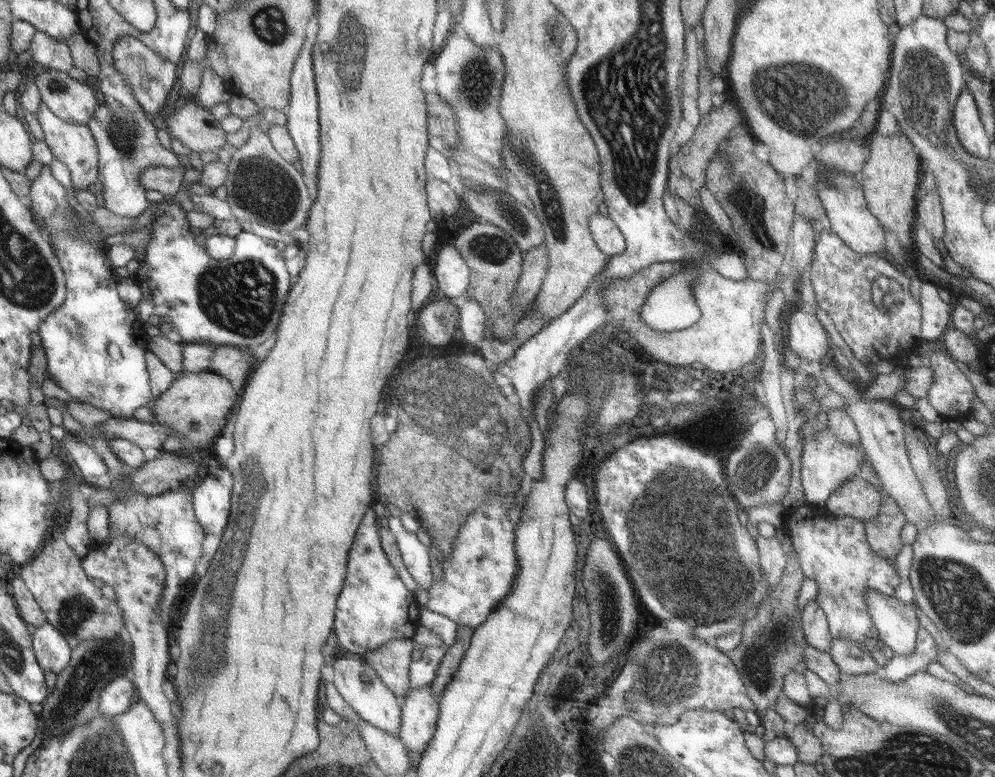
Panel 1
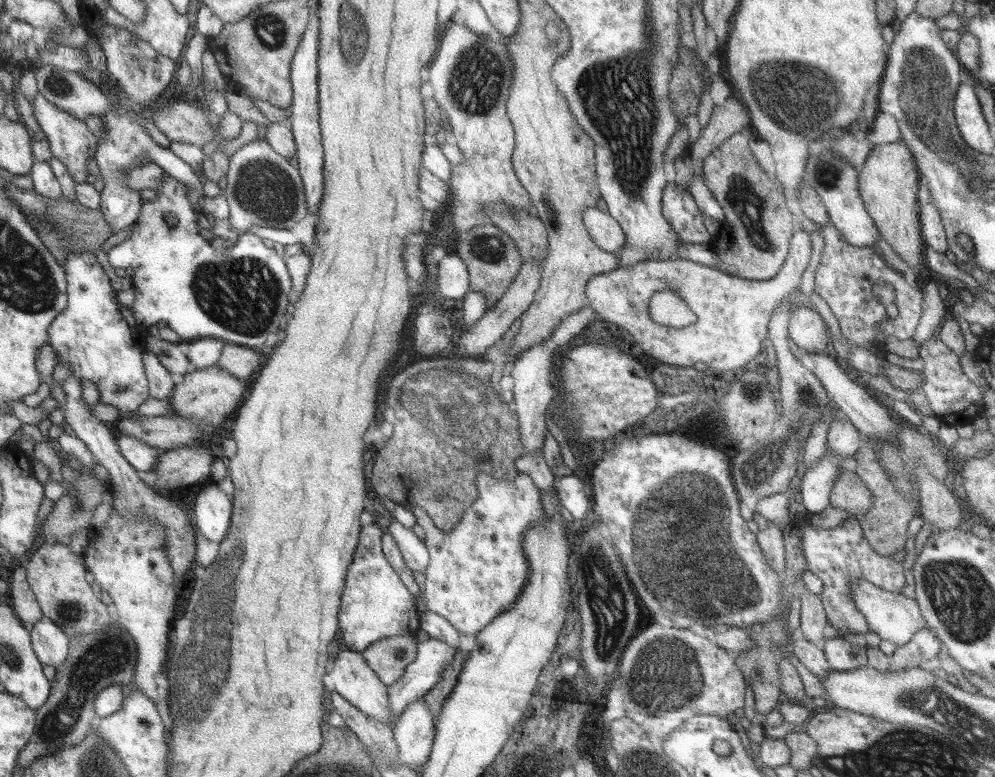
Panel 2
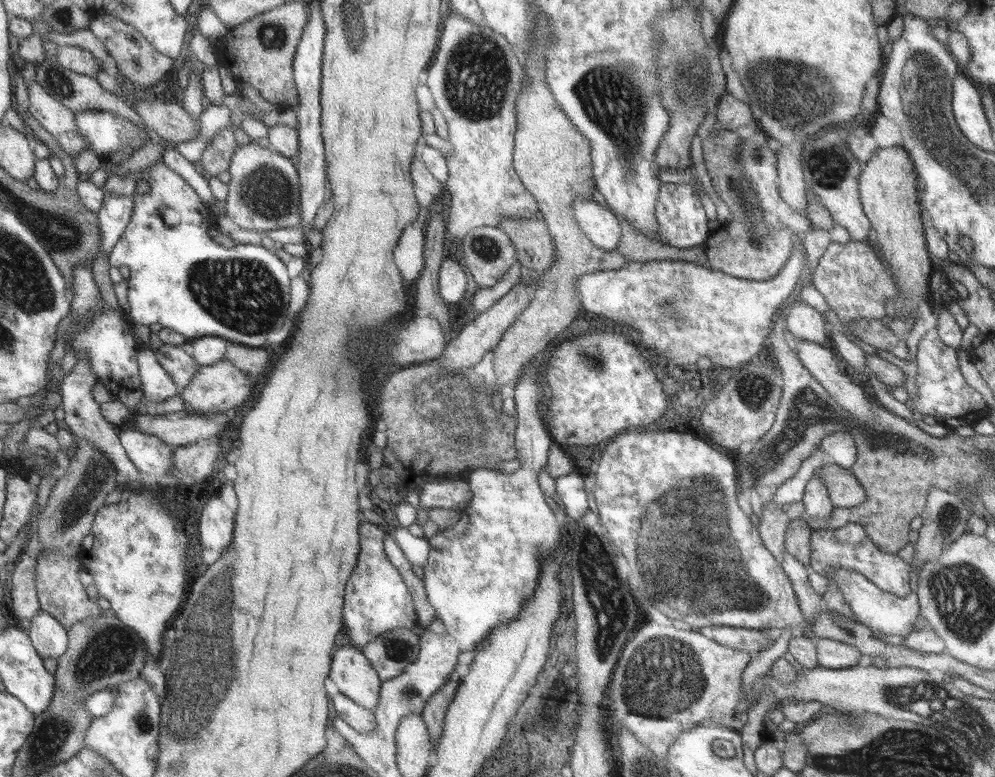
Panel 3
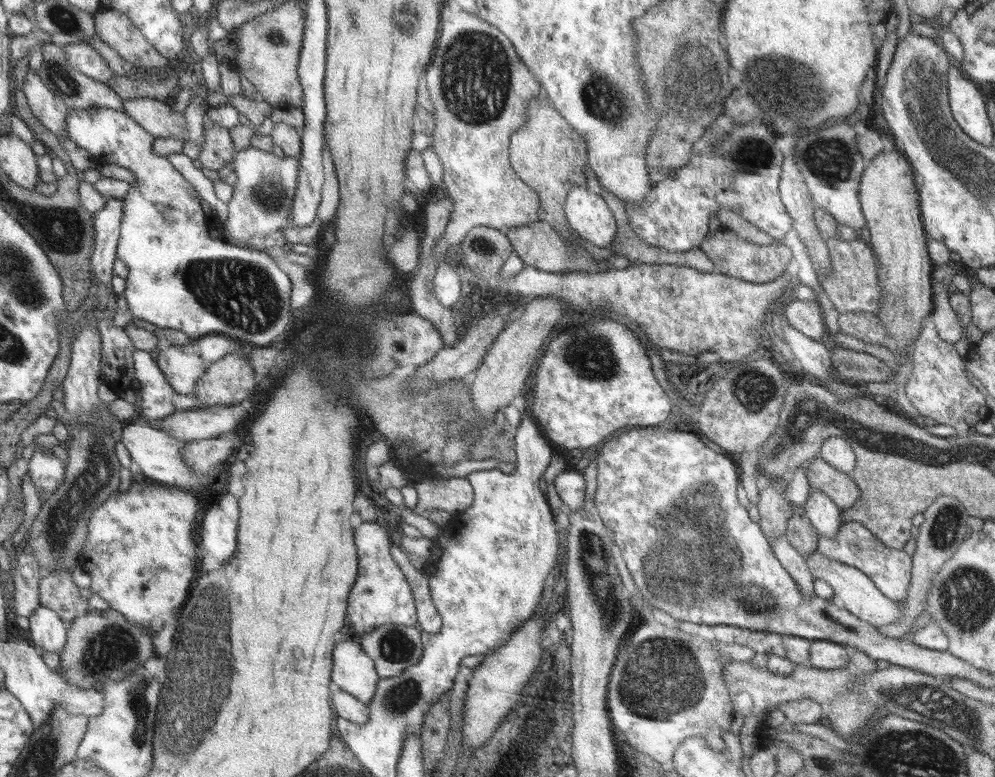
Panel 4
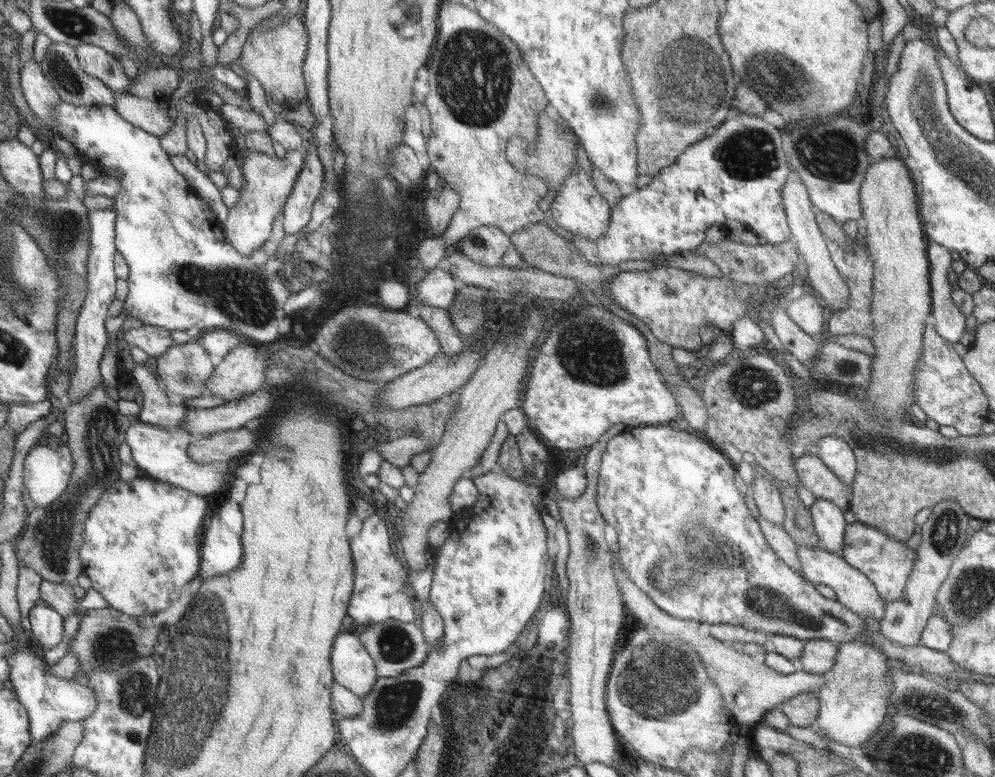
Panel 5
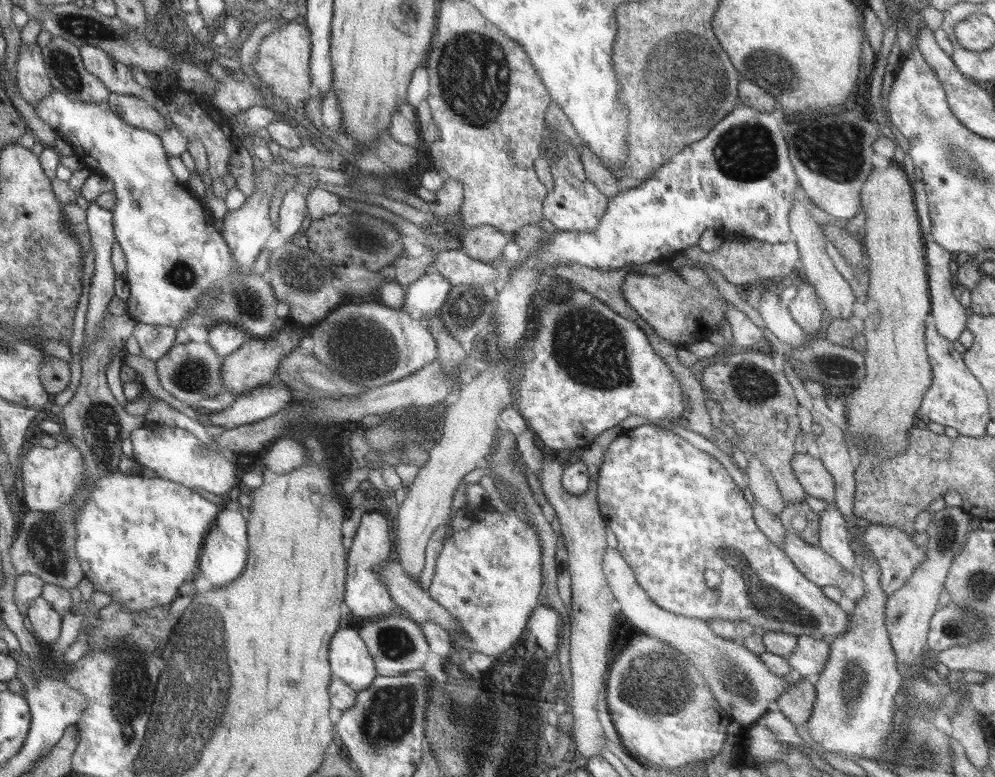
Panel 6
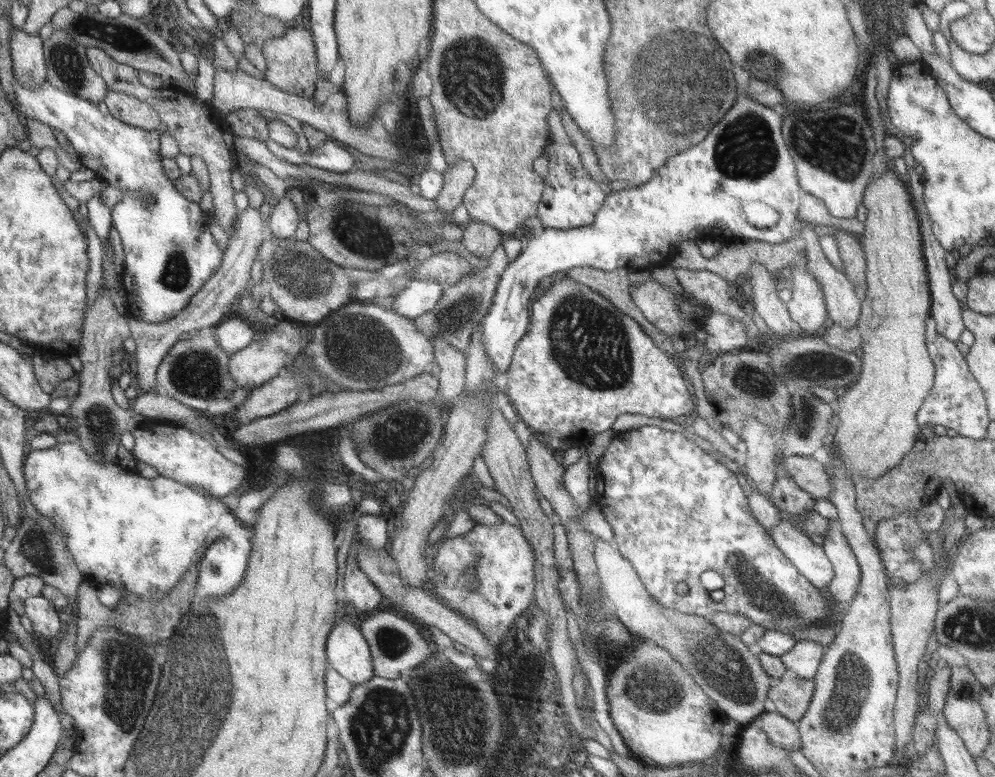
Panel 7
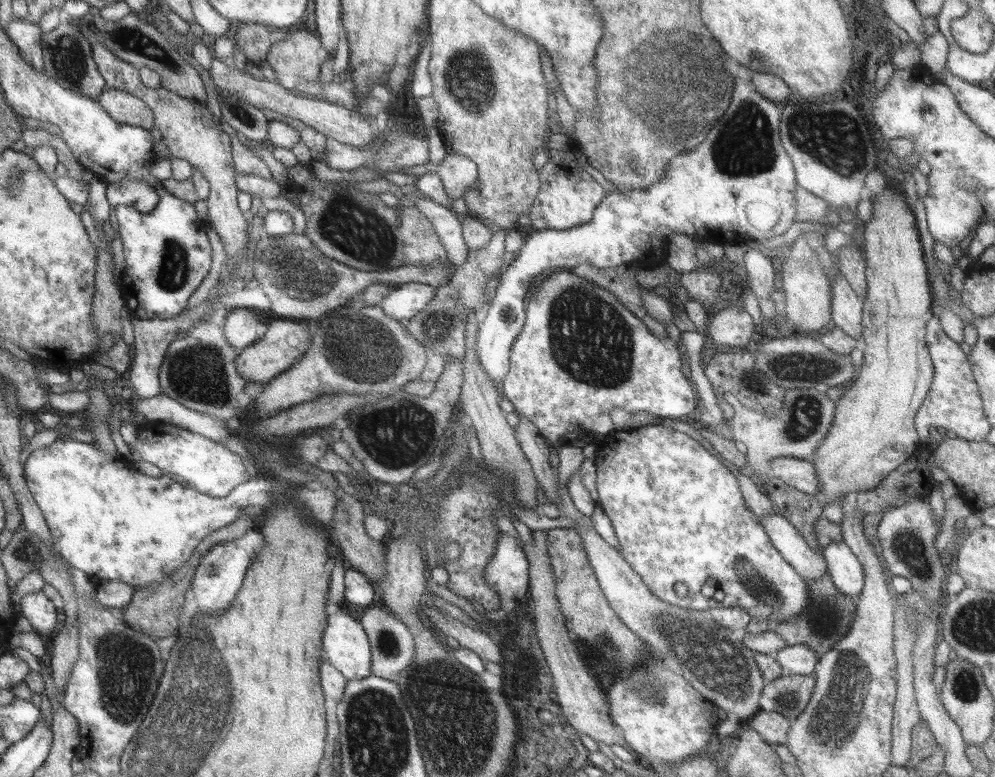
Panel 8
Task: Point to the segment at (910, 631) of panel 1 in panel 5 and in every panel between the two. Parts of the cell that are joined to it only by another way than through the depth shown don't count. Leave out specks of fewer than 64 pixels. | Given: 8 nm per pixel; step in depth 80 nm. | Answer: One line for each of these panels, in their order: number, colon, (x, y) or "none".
2: (894, 617)
3: (883, 612)
4: (855, 592)
5: (854, 590)

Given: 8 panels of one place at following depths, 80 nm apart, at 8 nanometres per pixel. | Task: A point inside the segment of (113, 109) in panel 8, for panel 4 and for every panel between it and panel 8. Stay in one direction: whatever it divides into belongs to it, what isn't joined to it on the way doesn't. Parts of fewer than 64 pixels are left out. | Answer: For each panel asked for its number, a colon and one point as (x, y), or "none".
4: (159, 118)
5: (156, 117)
6: (134, 110)
7: (128, 108)

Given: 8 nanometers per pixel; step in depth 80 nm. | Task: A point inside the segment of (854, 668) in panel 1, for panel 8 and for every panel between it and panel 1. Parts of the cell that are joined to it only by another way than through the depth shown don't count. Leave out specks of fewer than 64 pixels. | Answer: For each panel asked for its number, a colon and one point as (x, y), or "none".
2: (842, 655)
3: (834, 654)
4: (824, 654)
5: (818, 657)
6: (811, 655)
7: (804, 658)
8: (798, 659)

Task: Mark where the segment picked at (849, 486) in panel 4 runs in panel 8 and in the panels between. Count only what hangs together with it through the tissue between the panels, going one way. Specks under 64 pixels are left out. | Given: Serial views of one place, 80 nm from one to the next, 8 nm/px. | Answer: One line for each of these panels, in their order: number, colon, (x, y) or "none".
5: (814, 475)
6: (816, 480)
7: (809, 474)
8: (801, 474)

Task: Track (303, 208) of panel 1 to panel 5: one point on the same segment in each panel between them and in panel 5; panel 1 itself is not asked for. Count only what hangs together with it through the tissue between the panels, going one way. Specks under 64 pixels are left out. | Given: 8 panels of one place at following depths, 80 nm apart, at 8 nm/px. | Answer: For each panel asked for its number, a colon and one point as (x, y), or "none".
2: (263, 189)
3: (263, 194)
4: (263, 194)
5: (269, 180)

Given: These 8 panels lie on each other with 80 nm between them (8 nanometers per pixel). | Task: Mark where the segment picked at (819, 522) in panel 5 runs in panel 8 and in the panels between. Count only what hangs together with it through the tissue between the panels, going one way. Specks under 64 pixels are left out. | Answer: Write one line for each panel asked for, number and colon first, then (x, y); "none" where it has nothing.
6: (834, 537)
7: (847, 577)
8: (846, 571)

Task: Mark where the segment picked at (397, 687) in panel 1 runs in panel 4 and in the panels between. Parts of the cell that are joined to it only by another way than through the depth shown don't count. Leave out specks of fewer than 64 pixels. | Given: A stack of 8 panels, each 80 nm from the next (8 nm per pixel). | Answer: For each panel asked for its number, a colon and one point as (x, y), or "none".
2: (385, 657)
3: (390, 653)
4: (393, 647)

